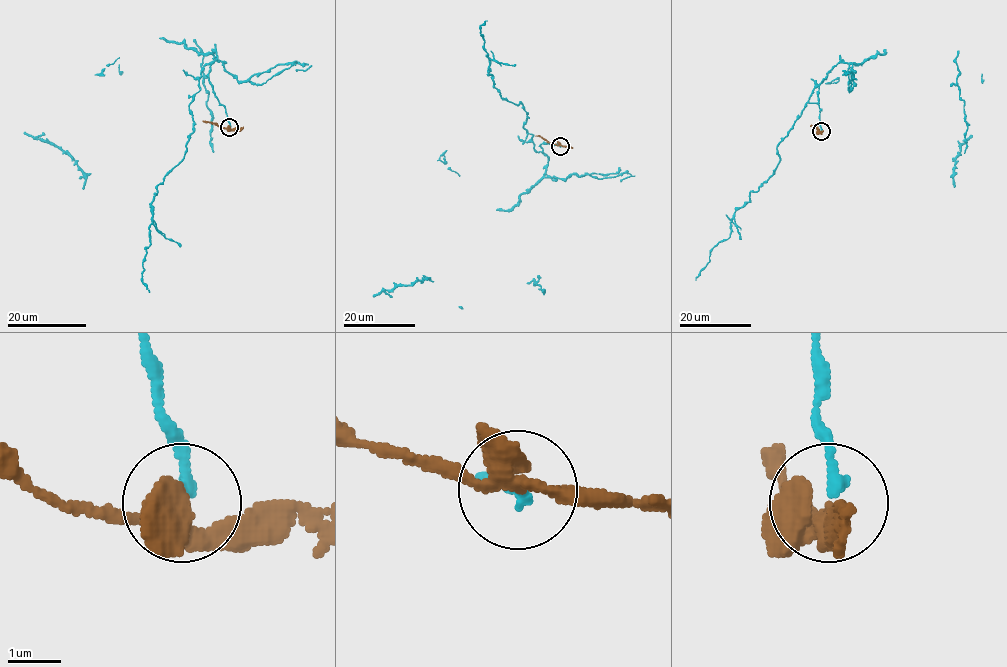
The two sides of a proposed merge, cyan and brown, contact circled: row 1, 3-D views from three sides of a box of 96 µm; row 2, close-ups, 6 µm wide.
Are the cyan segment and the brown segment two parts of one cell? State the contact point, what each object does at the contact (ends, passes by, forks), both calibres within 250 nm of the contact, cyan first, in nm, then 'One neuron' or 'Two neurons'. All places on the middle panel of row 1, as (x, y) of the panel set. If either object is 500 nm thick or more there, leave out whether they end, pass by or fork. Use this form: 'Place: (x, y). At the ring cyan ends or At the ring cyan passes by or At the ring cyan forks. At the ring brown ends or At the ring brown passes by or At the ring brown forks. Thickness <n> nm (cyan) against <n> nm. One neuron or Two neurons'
Place: (560, 146). At the ring cyan ends. At the ring brown forks. Thickness 190 nm (cyan) against 240 nm. Two neurons

